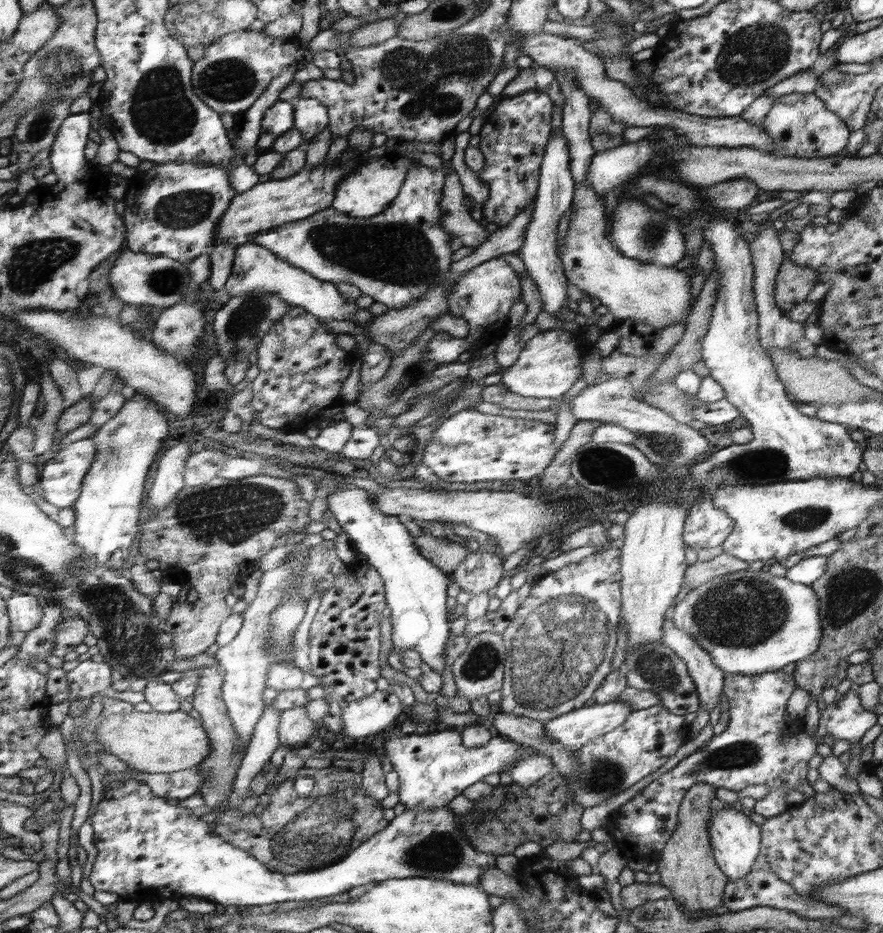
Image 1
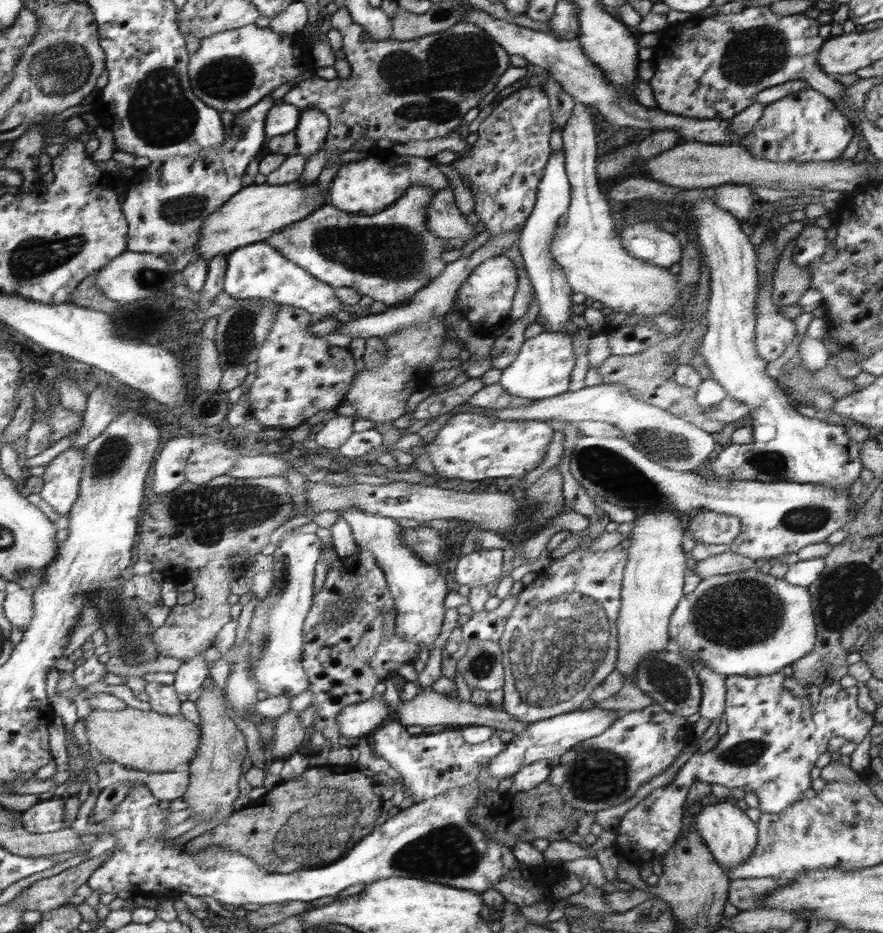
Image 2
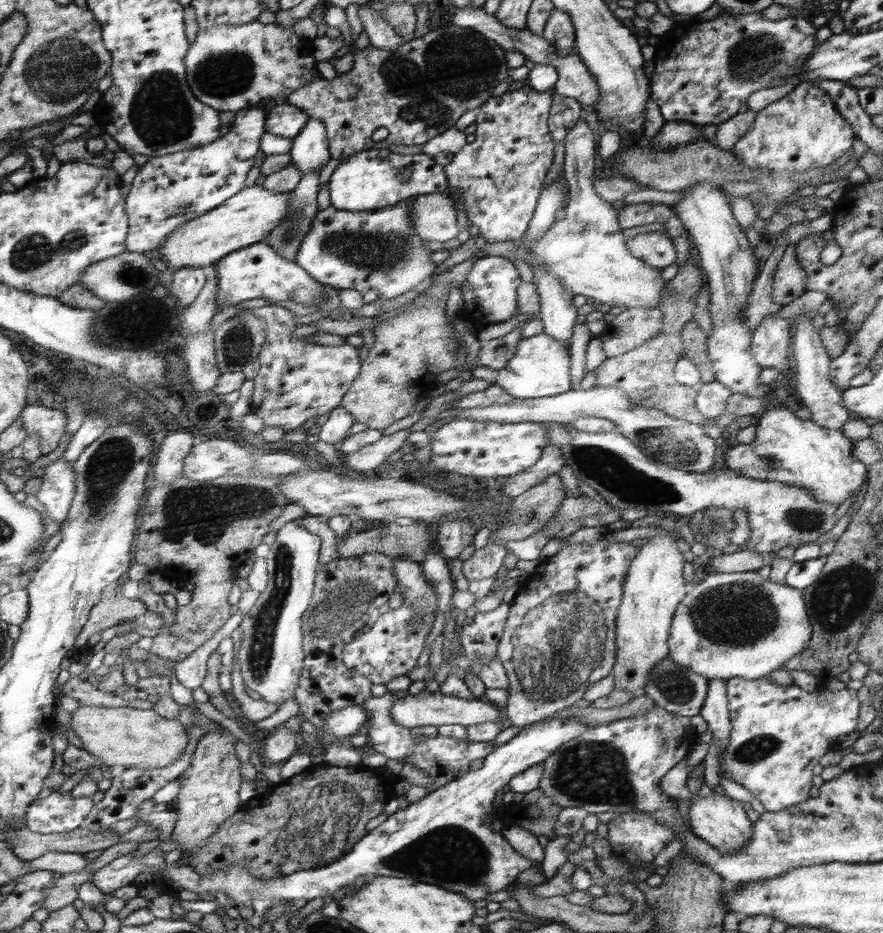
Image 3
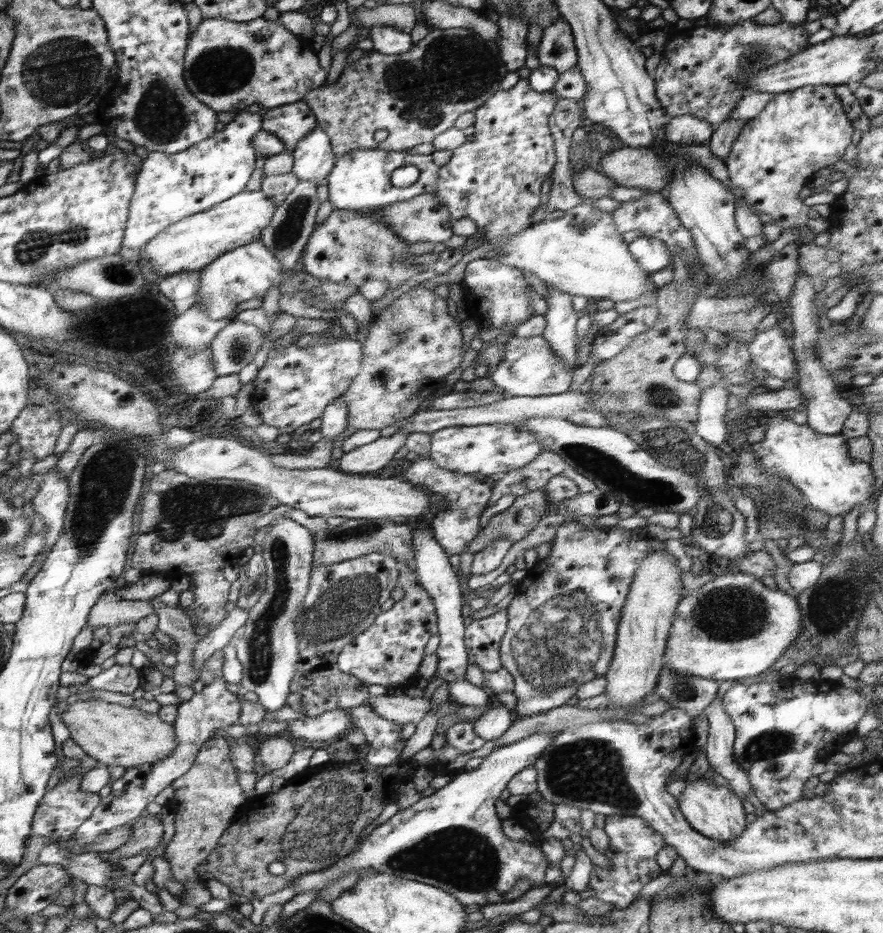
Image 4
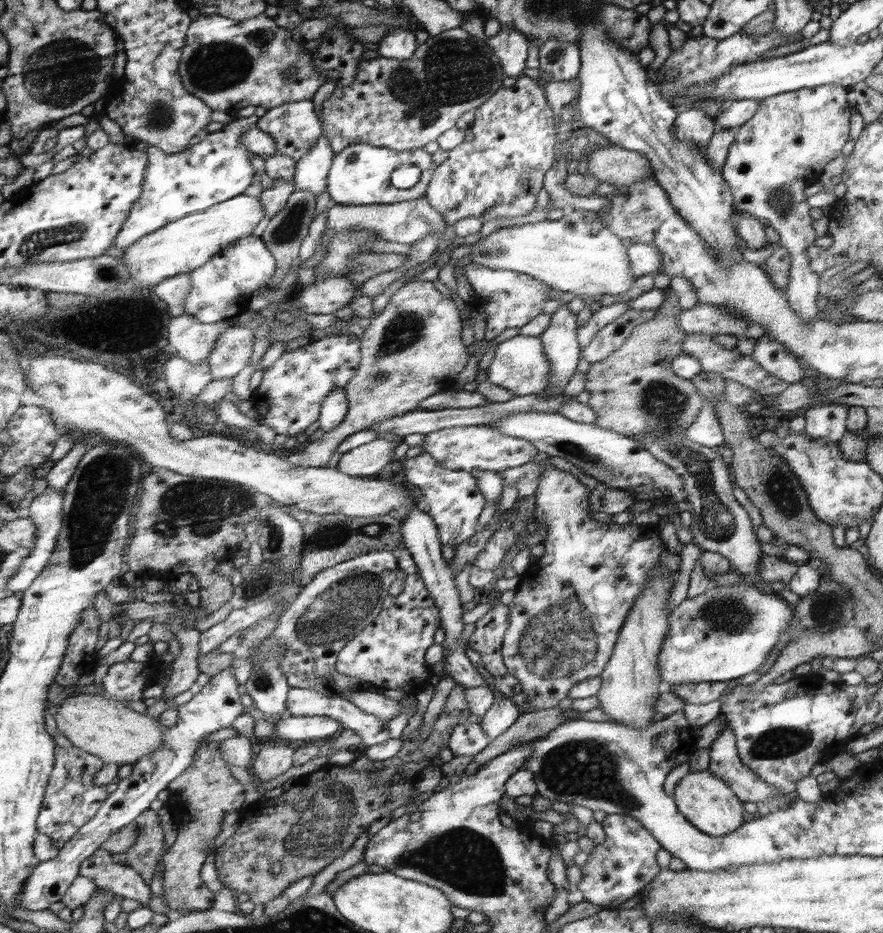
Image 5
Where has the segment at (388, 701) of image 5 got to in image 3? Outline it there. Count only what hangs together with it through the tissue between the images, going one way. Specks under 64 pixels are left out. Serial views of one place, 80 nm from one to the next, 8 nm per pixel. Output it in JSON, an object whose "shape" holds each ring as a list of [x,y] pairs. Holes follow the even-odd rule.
{"shape":[[[425,688],[415,696],[406,696],[394,701],[390,716],[395,724],[400,724],[408,729],[424,726],[443,726],[446,724],[460,724],[462,726],[472,726],[484,722],[505,720],[505,714],[501,707],[490,703],[488,700],[464,700],[452,696],[444,696],[440,692],[430,692]]]}

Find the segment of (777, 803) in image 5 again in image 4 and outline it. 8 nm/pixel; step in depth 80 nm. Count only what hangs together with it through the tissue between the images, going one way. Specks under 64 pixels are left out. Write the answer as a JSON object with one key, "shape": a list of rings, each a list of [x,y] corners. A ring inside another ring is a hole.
{"shape":[[[720,694],[712,700],[712,704],[704,710],[708,720],[708,738],[704,754],[708,758],[711,768],[724,776],[735,790],[736,796],[742,798],[752,794],[749,776],[734,760],[735,727],[722,706],[723,698]]]}

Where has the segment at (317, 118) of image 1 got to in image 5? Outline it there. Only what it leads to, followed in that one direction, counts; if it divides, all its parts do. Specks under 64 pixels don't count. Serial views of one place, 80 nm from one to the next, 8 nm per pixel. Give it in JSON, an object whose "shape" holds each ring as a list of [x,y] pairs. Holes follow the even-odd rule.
{"shape":[[[322,136],[314,143],[300,160],[294,171],[294,186],[298,190],[314,192],[316,196],[326,191],[327,174],[333,163],[335,152],[327,136]]]}

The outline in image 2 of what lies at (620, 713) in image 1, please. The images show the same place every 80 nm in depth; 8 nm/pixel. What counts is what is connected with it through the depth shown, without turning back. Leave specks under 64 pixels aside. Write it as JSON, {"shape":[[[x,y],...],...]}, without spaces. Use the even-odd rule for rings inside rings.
{"shape":[[[594,707],[591,710],[579,709],[541,722],[534,722],[524,733],[506,744],[506,749],[490,761],[487,770],[490,770],[493,778],[500,782],[503,778],[514,776],[518,770],[530,763],[538,762],[538,760],[553,762],[568,750],[574,749],[578,743],[594,738],[602,734],[604,730],[608,730],[617,719],[616,711]]]}

